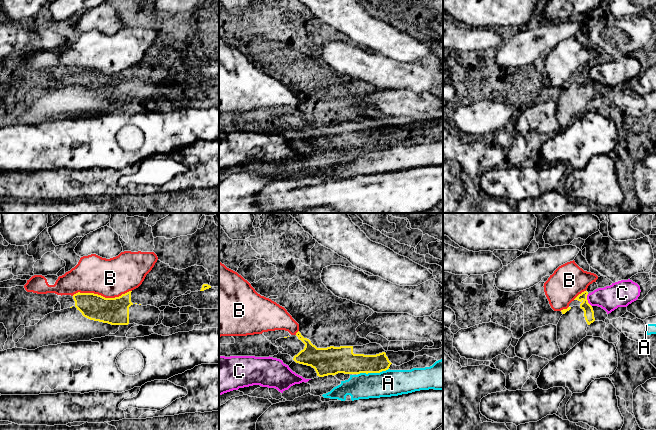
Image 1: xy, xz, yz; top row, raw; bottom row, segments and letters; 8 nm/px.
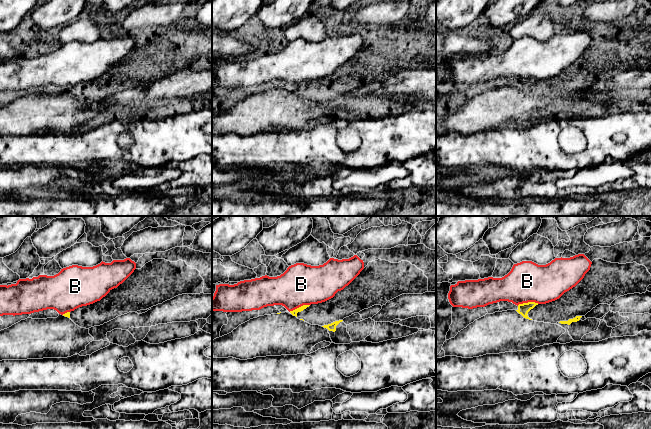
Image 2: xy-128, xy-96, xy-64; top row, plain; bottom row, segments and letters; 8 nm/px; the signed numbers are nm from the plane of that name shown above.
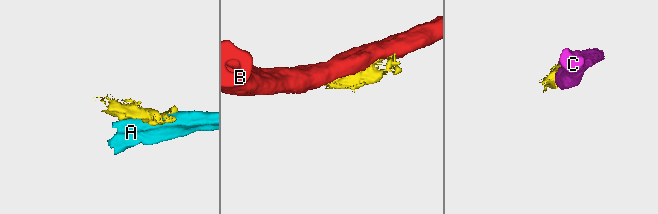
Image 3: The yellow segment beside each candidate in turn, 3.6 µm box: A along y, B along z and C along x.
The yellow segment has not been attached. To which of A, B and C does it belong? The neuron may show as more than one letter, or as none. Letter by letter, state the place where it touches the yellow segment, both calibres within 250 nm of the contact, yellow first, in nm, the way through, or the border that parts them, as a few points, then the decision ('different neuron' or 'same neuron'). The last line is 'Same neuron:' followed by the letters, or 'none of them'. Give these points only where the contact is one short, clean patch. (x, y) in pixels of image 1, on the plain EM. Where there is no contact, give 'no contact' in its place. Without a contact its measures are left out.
A: meets yellow in xz at (373, 148); 190 nm thick on the yellow side, 220 nm on the other; border along xz (388, 144), (379, 148), (358, 150); different neuron
B: meets yellow in xy at (101, 72); 220 nm thick on the yellow side, 320 nm on the other; different neuron
C: meets yellow in yz at (587, 76); 80 nm thick on the yellow side, 200 nm on the other; different neuron
Same neuron: none of them

